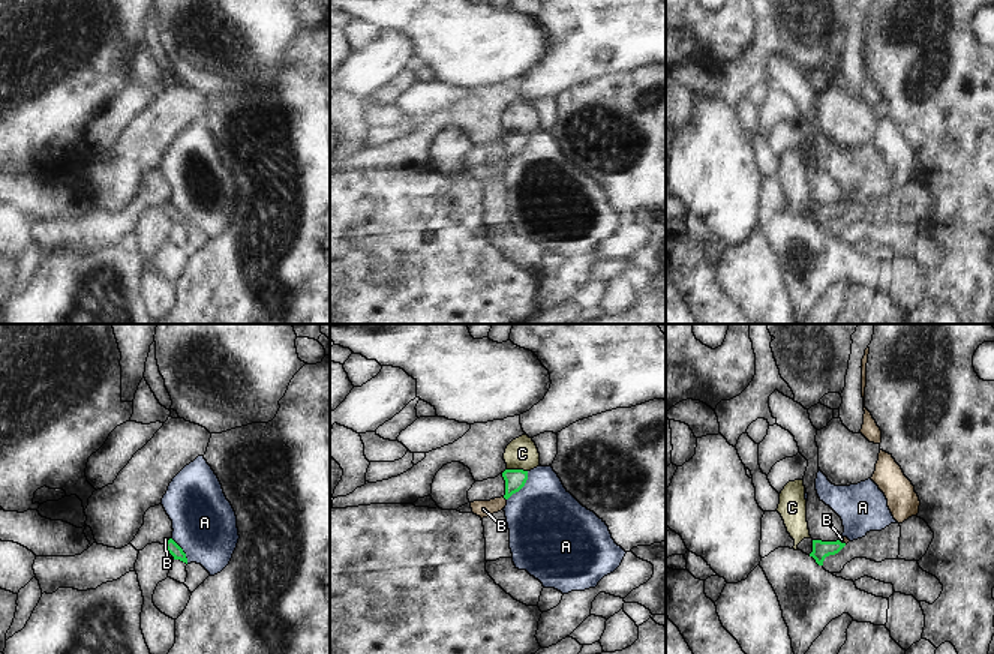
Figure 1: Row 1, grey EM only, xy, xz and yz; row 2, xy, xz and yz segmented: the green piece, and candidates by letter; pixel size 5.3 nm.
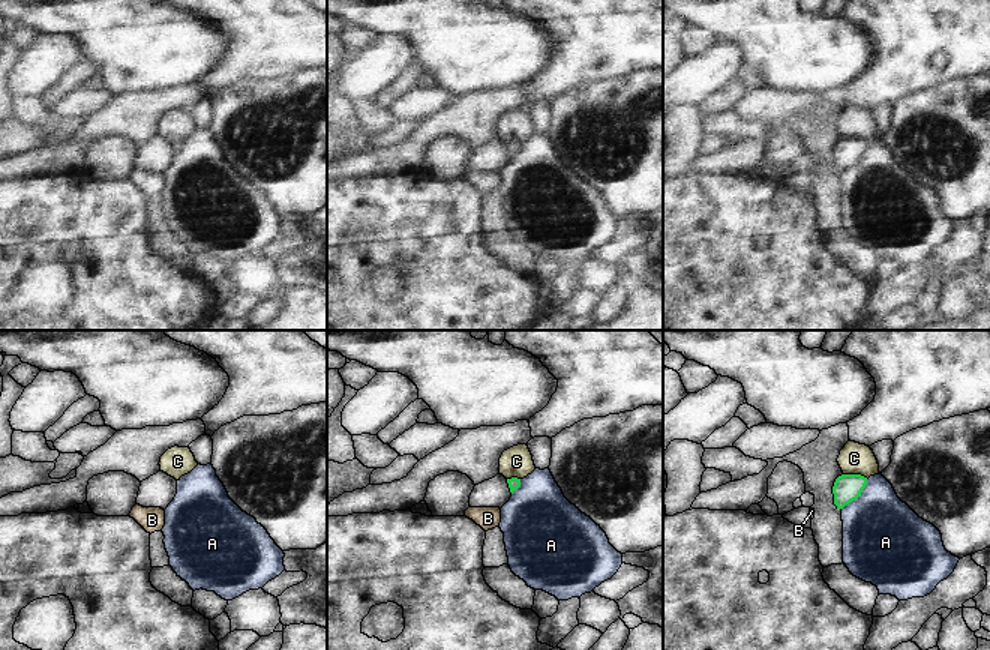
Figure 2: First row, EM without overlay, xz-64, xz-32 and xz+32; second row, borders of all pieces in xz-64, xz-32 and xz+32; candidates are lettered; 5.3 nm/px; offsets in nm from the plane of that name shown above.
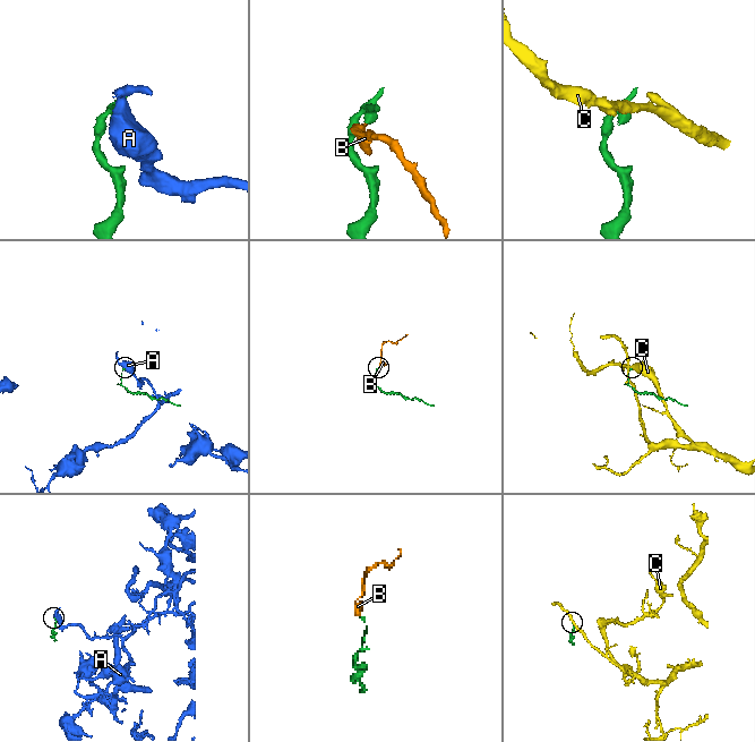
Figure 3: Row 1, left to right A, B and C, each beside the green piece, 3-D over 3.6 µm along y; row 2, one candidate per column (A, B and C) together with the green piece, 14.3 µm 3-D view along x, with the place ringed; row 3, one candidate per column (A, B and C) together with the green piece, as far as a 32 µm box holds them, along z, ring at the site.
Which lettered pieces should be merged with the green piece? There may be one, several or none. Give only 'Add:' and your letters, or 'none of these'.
Add: B

